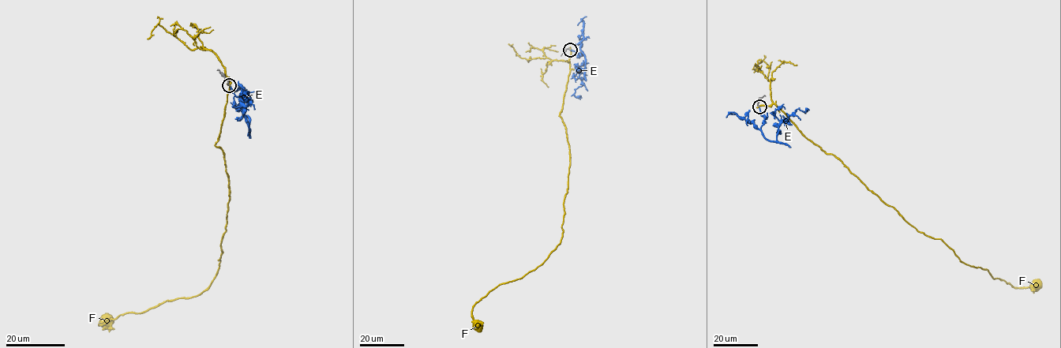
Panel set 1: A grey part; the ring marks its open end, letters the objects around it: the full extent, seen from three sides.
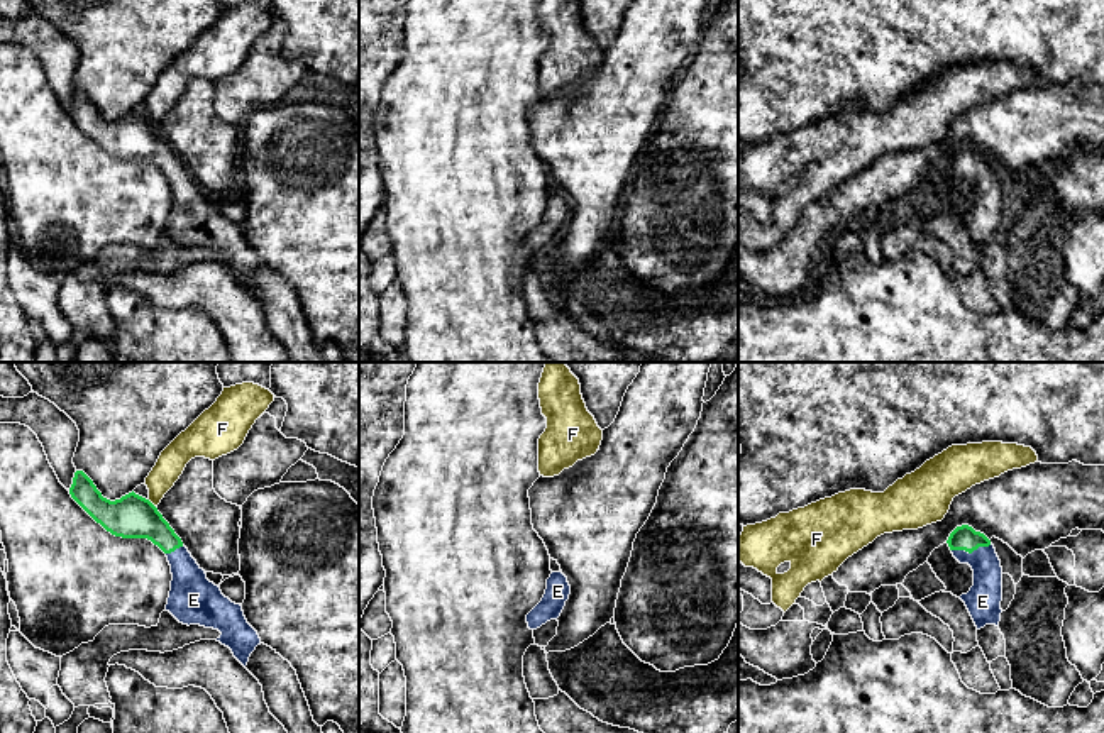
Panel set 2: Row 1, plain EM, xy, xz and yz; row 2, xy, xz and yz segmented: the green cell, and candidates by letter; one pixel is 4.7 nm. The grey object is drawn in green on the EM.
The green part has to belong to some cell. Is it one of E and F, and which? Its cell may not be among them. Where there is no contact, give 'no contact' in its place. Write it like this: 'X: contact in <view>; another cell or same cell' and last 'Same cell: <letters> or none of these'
E: contact in yz; same cell
F: contact in xy; another cell
Same cell: E

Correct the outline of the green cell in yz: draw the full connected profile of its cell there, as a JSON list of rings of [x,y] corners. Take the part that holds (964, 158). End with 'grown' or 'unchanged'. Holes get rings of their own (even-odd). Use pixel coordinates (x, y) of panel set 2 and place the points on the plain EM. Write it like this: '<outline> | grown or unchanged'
[[[969,146],[957,147],[947,161],[953,178],[974,191],[974,207],[960,220],[965,223],[977,251],[999,247],[1002,222],[1002,188],[991,161]]] | grown

